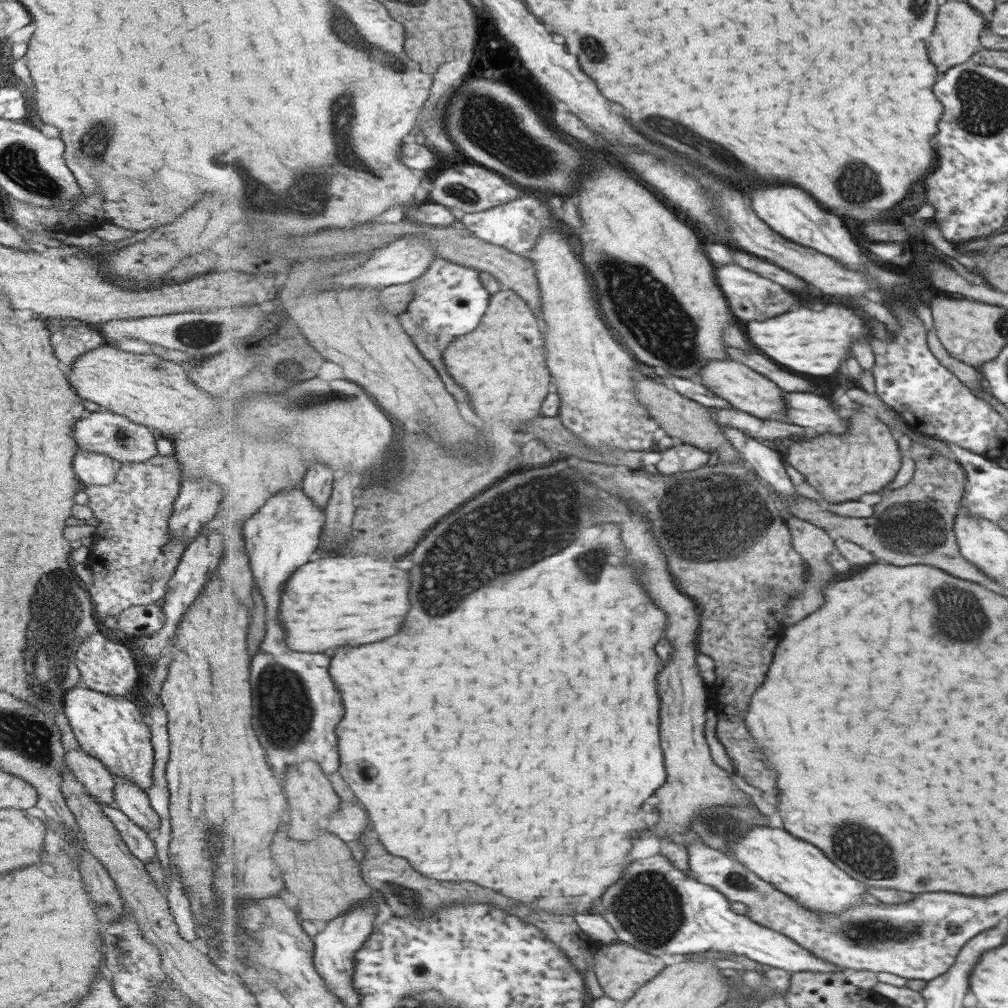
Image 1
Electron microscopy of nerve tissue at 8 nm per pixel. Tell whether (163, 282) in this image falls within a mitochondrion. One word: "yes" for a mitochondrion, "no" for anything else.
no

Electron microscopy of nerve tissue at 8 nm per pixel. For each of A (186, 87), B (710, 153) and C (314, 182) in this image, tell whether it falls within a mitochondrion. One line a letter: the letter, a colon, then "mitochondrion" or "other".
A: other
B: mitochondrion
C: mitochondrion

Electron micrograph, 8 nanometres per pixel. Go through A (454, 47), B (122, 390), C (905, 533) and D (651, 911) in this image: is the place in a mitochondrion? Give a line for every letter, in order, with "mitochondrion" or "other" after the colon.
A: other
B: other
C: mitochondrion
D: mitochondrion

